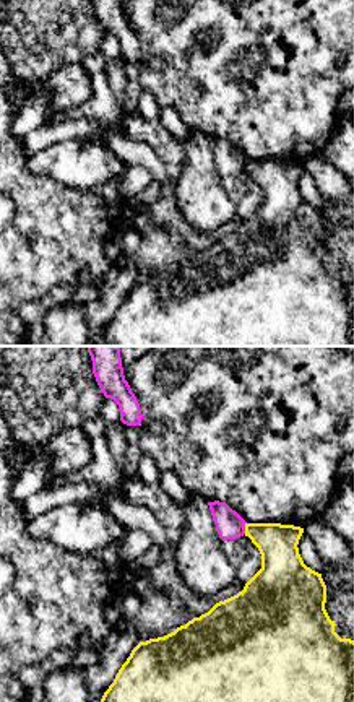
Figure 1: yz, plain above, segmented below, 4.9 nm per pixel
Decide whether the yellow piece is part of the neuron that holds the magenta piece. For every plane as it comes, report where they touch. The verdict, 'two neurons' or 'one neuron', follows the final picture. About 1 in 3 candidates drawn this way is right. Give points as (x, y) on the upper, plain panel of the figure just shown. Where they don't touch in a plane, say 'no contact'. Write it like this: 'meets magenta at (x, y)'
meets magenta at (244, 164)

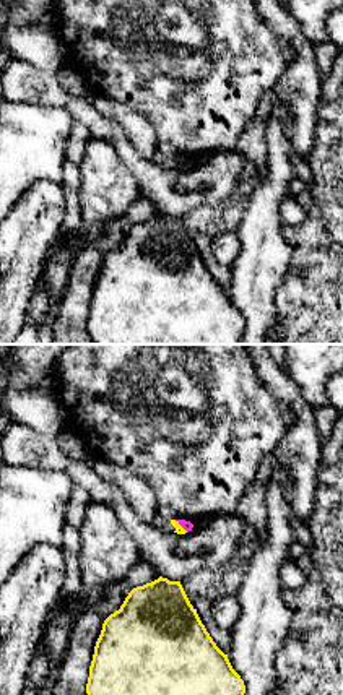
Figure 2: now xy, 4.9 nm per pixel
meets magenta at (181, 161)

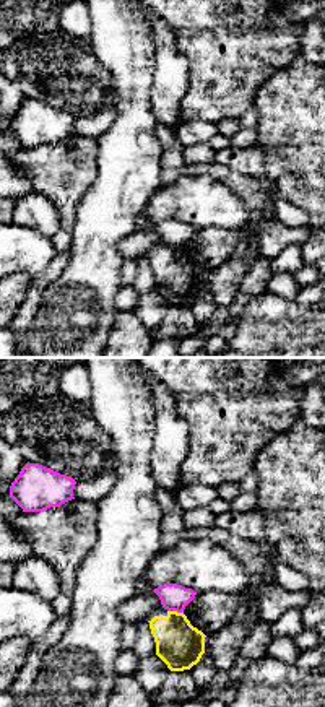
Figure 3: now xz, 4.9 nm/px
meets magenta at (176, 246)

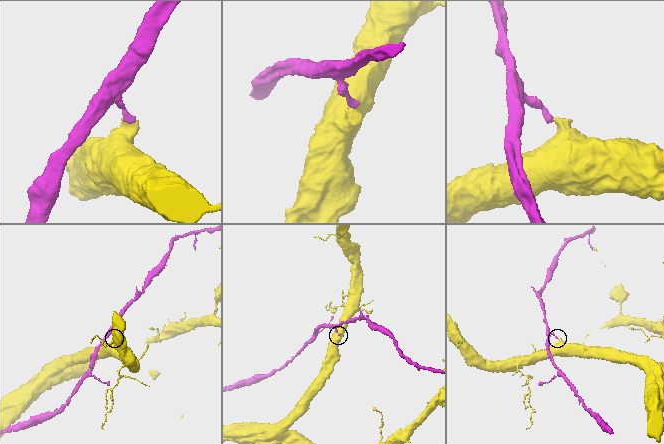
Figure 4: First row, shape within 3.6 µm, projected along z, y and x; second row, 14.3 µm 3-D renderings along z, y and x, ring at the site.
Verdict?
two neurons

